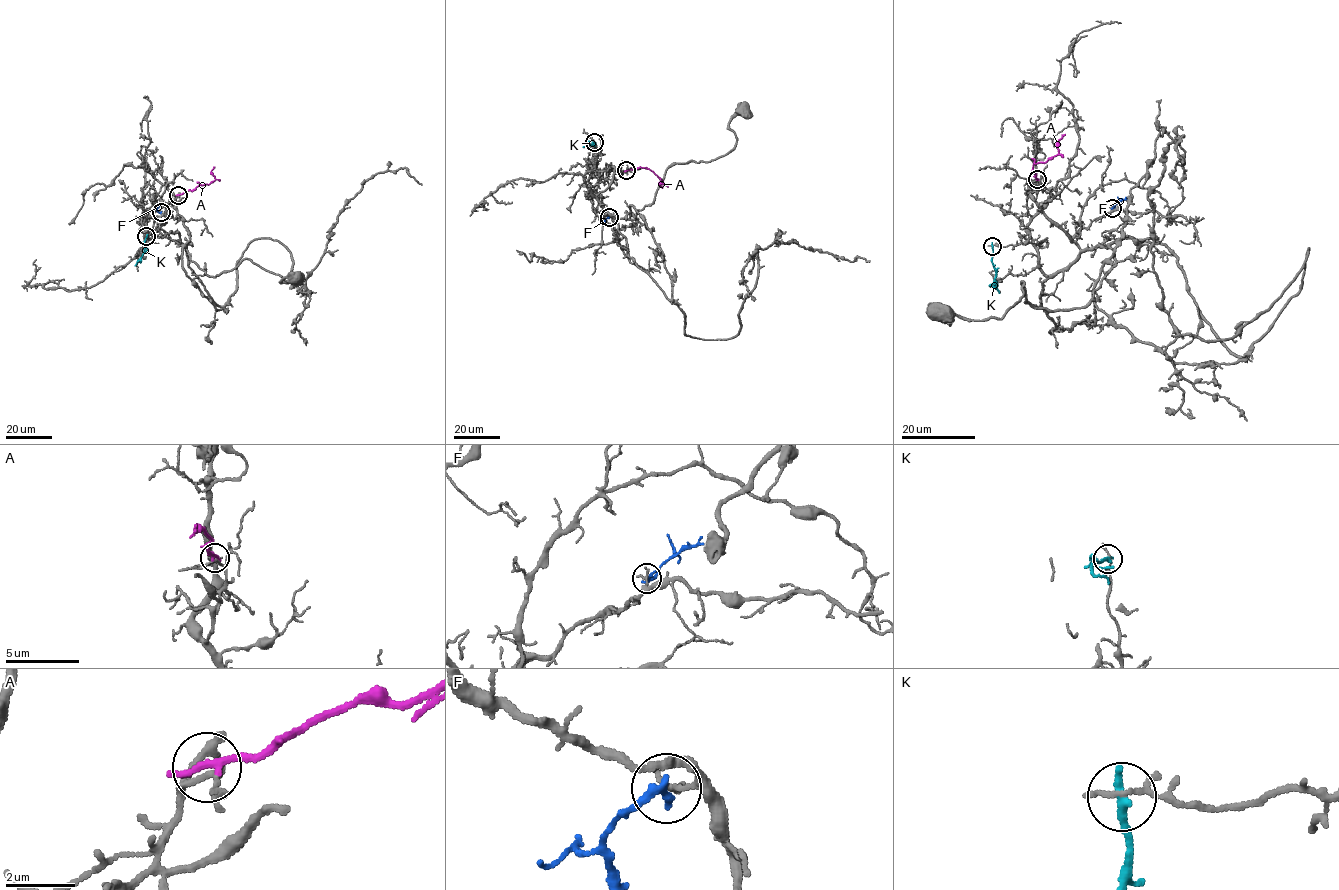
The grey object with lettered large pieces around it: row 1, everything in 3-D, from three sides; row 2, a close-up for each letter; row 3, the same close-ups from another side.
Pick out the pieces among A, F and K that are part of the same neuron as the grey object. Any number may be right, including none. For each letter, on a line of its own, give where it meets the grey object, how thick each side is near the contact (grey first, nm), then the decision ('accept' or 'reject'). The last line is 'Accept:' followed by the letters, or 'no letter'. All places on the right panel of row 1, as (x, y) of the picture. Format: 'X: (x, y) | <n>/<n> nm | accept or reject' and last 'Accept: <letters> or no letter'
A: (1037, 179) | 130/280 nm | reject
F: (1112, 208) | 220/300 nm | reject
K: (992, 246) | 120/320 nm | reject
Accept: no letter

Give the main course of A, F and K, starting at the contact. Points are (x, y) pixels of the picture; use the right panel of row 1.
A: (1037, 179), (1032, 171), (1034, 164), (1046, 162), (1056, 155), (1058, 141), (1064, 134)
F: (1112, 207), (1126, 197)
K: (992, 245), (995, 288), (1000, 292)

